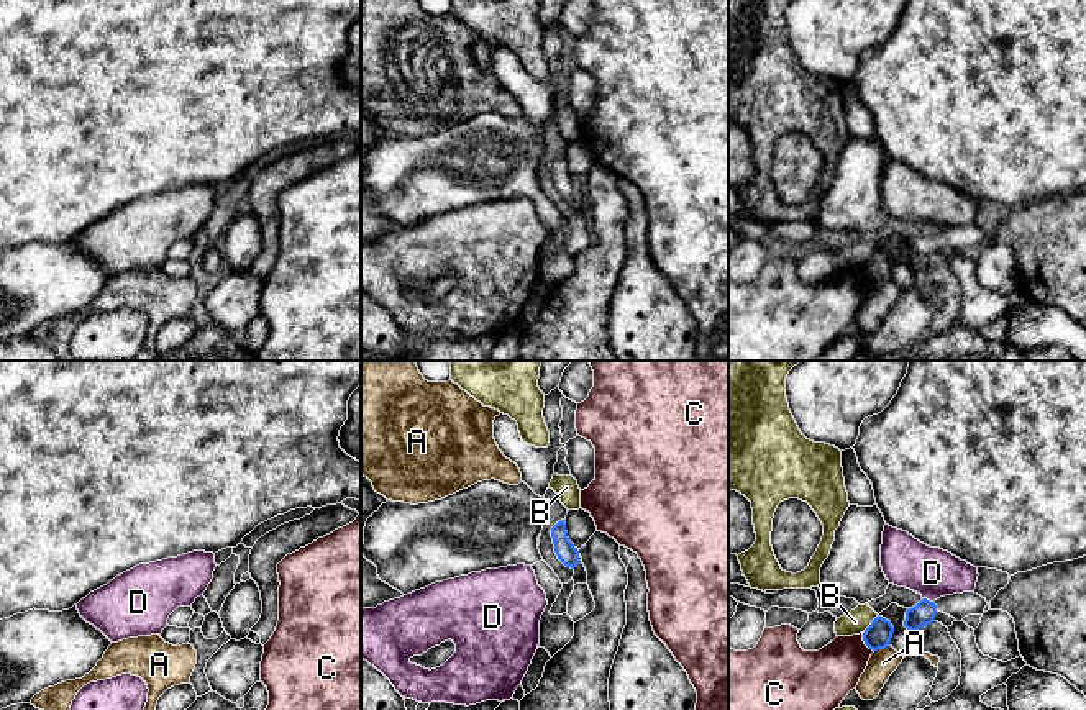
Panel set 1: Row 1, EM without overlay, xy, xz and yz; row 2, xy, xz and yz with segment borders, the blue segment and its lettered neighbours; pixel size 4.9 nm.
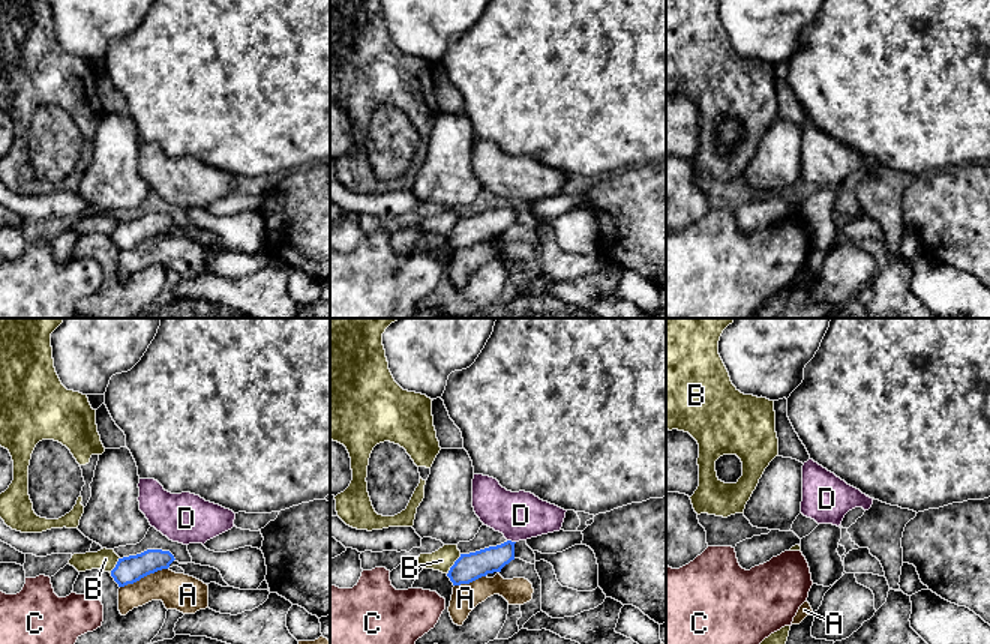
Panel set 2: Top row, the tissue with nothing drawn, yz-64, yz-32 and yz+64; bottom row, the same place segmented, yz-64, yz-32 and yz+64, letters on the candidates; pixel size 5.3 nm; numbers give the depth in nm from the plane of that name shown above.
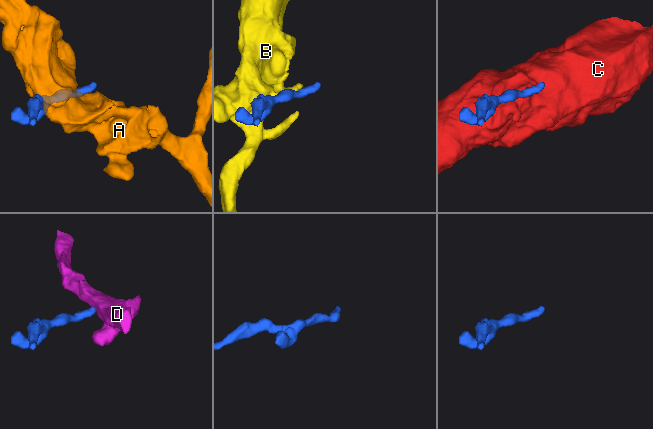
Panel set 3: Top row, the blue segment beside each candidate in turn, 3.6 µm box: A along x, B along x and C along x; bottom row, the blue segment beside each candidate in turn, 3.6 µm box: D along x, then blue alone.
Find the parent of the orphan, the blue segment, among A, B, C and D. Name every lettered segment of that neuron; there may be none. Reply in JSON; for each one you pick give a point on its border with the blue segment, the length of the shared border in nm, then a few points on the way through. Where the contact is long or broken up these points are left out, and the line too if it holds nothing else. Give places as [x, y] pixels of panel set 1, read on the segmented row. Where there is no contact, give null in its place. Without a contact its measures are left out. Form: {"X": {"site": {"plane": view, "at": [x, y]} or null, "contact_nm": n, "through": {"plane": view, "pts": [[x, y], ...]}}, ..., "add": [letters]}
{"add": []}

